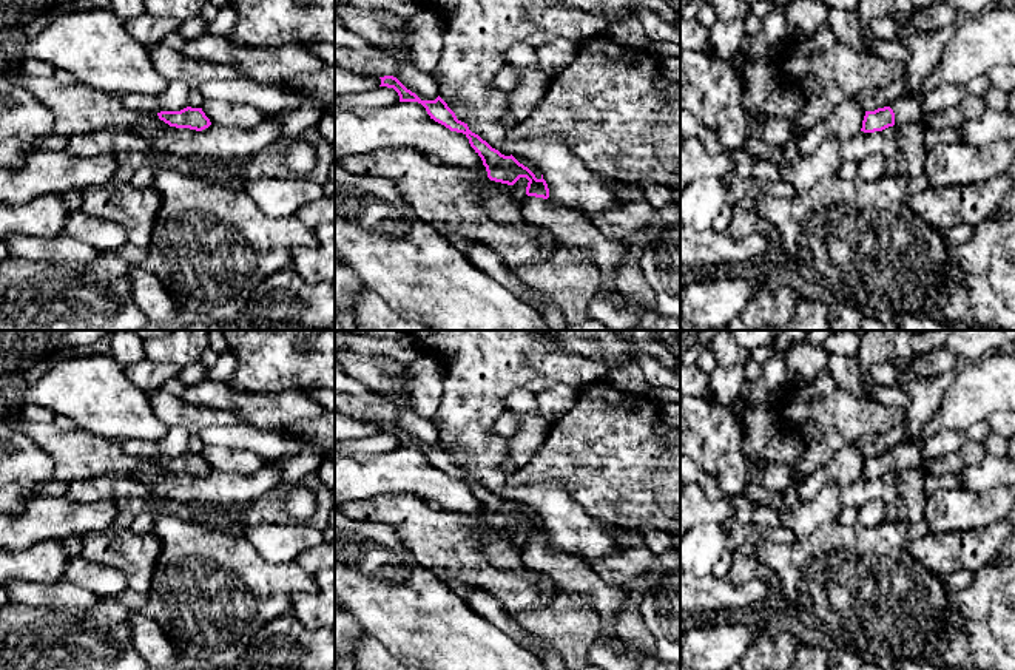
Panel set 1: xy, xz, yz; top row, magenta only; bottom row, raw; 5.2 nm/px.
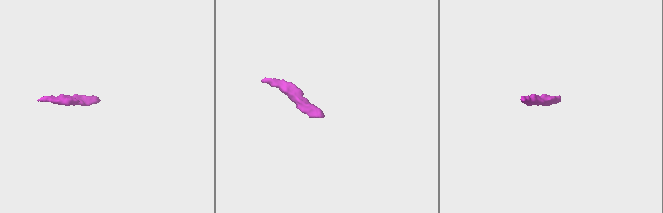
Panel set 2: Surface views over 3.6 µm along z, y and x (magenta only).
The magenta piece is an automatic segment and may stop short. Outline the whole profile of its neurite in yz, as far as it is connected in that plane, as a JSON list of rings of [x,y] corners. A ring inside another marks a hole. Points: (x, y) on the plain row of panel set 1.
[[[921,442],[898,443],[889,452],[875,457],[865,457],[862,474],[864,479],[882,477],[889,472],[904,472],[924,466]]]

